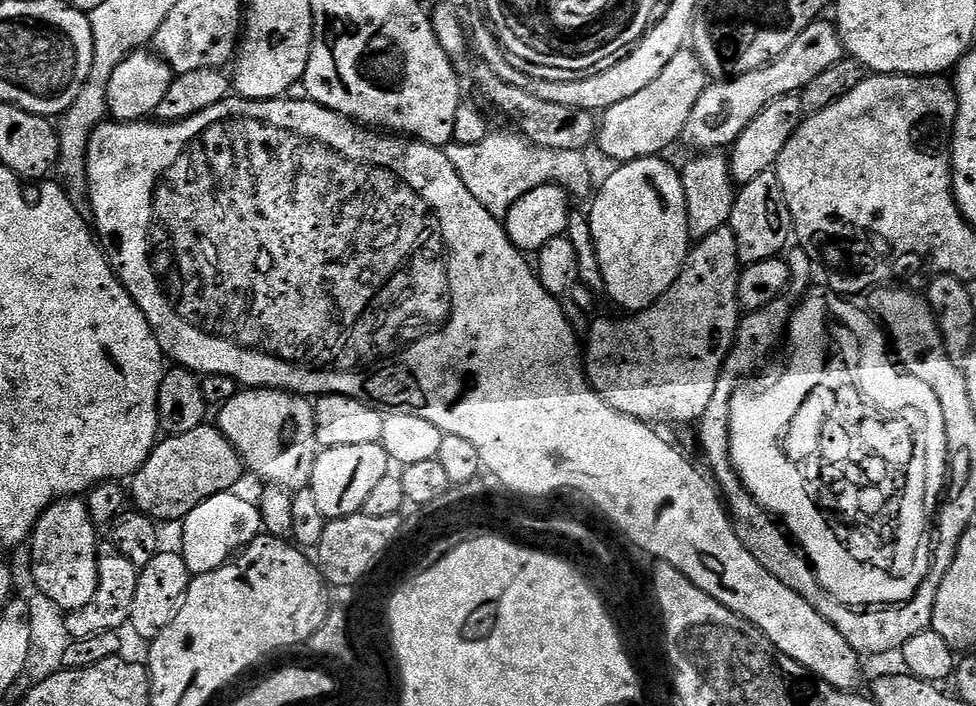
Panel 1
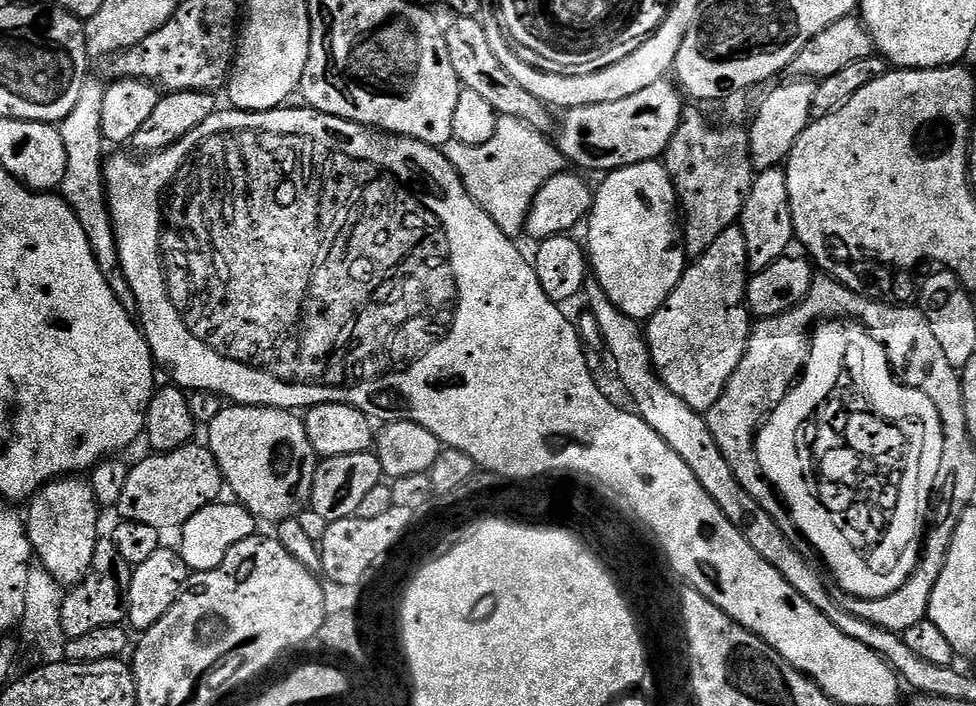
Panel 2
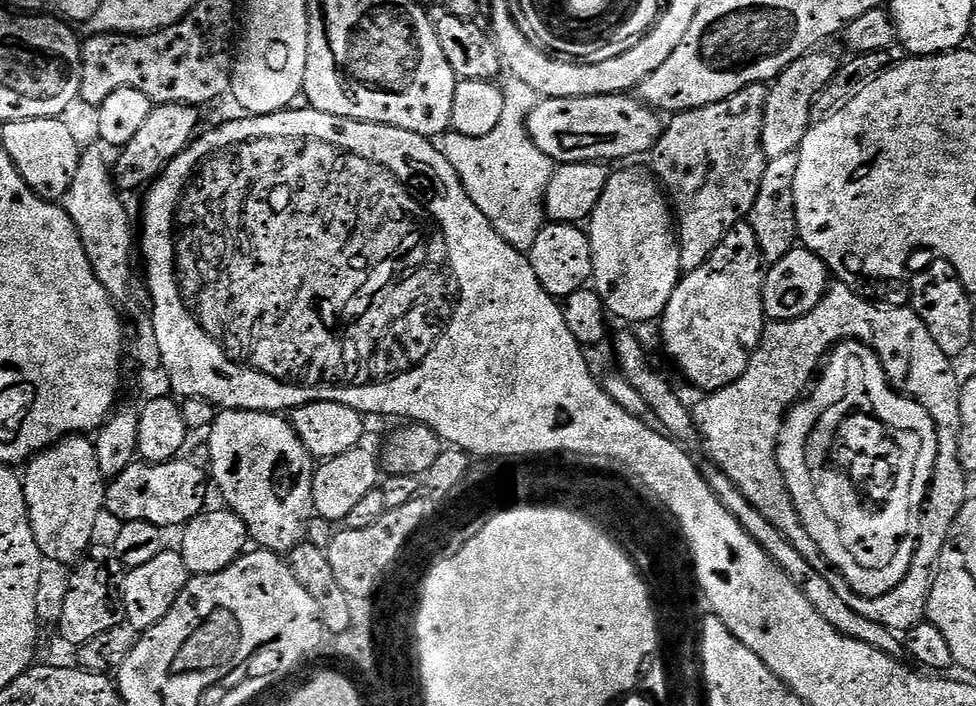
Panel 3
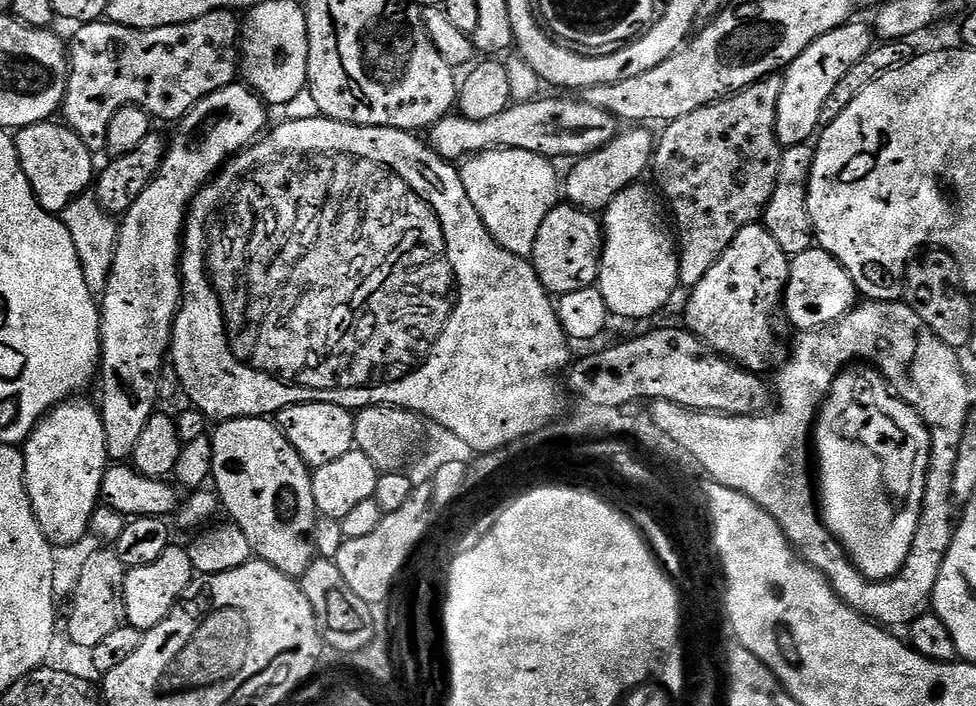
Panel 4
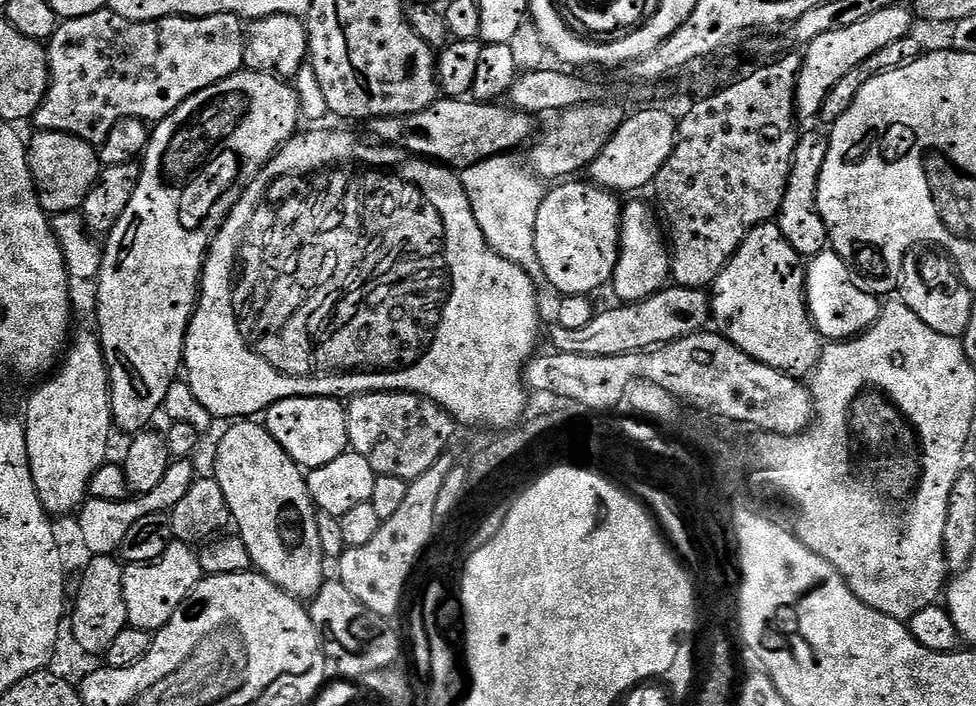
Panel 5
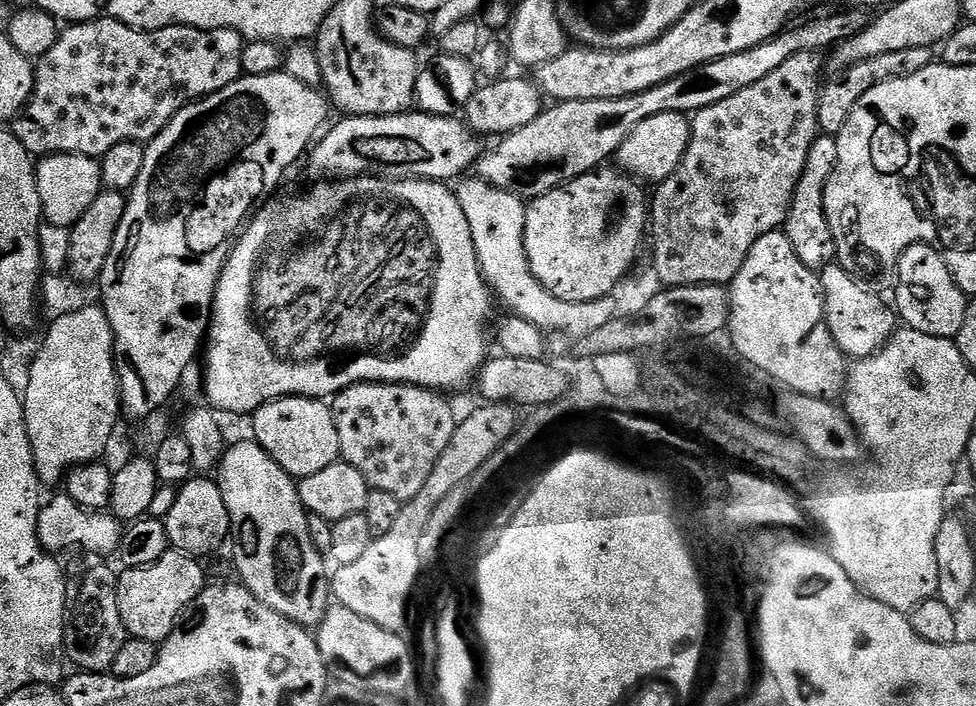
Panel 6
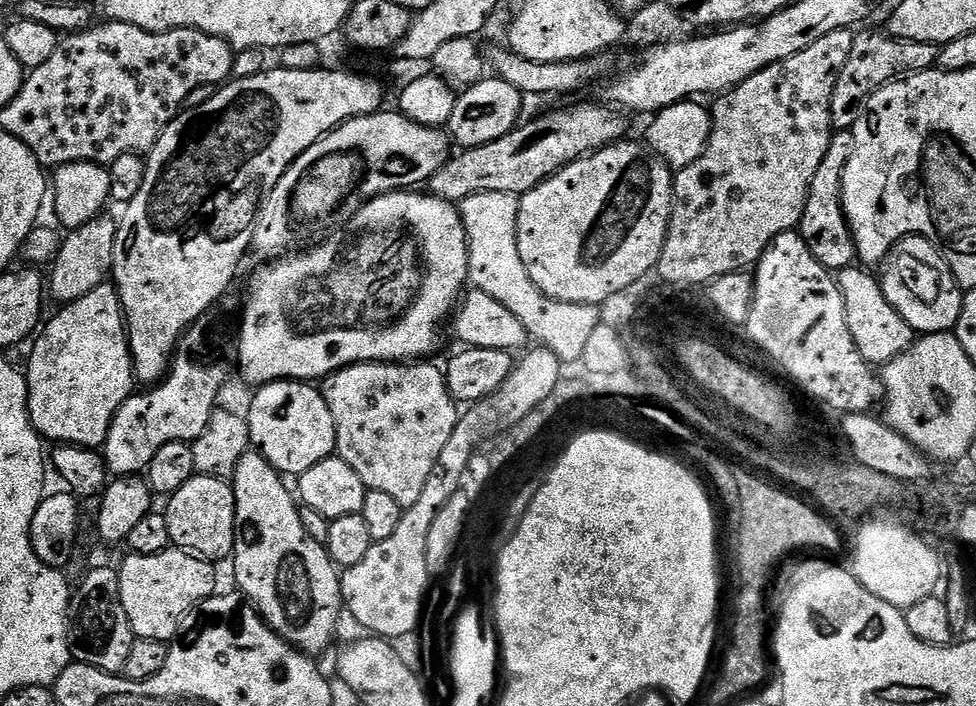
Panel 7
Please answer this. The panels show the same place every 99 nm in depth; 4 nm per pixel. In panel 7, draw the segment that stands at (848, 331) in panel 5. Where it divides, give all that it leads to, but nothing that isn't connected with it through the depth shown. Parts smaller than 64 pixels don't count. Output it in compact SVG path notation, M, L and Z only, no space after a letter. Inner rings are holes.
M860 266L844 268L835 273L836 285L842 290L842 303L846 306L846 326L850 326L850 338L854 338L858 354L862 354L869 366L883 366L898 358L898 354L902 354L912 345L914 333L902 314L898 314L898 310L894 310L890 302L886 302L880 280L868 272L871 271Z

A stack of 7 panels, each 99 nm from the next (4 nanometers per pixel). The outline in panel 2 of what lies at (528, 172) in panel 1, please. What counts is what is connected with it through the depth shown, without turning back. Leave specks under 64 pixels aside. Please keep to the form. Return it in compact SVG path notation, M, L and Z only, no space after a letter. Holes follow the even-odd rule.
M500 116L496 132L481 144L464 144L453 139L443 145L442 151L464 181L464 187L473 200L490 214L490 218L510 238L525 231L528 211L542 186L554 174L565 171L566 157L543 132L537 132L519 116Z

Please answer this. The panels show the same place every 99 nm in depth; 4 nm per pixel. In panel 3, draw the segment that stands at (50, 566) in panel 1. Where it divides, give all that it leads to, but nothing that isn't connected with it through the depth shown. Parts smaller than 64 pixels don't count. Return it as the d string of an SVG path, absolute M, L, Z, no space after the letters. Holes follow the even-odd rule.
M87 435L69 436L53 444L46 451L38 453L27 461L22 472L24 493L28 506L28 517L34 530L34 538L42 550L45 561L56 561L67 566L75 565L84 559L89 548L93 547L96 536L96 523L100 520L100 512L105 511L104 494L106 478L98 464L96 445Z

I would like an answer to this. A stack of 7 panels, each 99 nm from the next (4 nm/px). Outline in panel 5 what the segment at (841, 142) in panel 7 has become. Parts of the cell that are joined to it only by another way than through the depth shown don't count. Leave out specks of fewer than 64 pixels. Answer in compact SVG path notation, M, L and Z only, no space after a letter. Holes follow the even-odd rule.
M808 132L797 139L790 178L786 182L780 213L776 215L774 221L782 230L782 238L786 238L786 242L790 242L790 246L794 246L794 250L802 258L814 257L829 247L828 231L816 205L818 178L822 174L822 162L826 162L827 149L827 135L819 136L816 132Z

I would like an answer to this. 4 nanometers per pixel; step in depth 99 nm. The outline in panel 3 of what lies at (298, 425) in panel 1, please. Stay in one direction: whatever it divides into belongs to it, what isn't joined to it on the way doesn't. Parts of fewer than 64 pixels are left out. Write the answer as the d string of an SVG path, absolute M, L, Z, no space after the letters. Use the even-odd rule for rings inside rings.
M224 410L217 415L207 436L208 452L212 455L211 479L215 487L217 484L221 494L228 499L227 507L238 513L248 525L251 539L255 543L257 540L260 543L257 545L261 549L277 554L291 553L293 548L305 543L308 524L314 519L312 503L314 457L300 440L300 435L292 429L291 423L283 415L275 412Z

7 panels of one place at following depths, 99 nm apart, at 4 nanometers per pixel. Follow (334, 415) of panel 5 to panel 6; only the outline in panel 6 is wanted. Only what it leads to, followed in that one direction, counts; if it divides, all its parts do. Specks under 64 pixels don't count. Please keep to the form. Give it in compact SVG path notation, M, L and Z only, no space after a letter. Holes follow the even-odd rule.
M293 394L271 400L250 416L251 435L256 443L261 444L293 478L318 474L318 470L326 470L326 466L341 459L338 430L334 426L331 407L323 399L309 396Z

